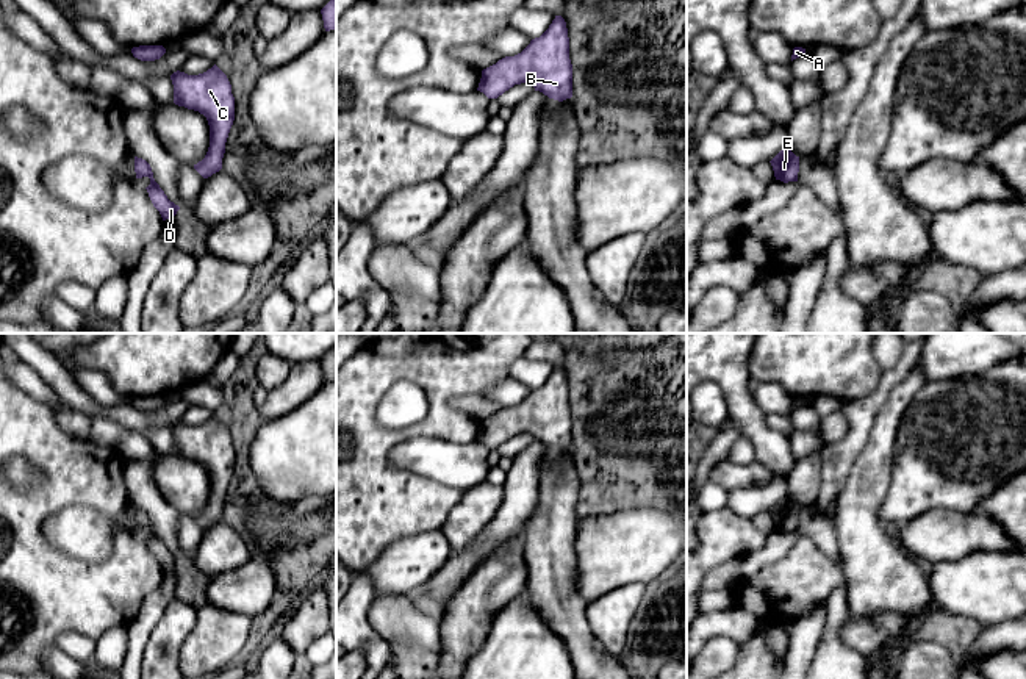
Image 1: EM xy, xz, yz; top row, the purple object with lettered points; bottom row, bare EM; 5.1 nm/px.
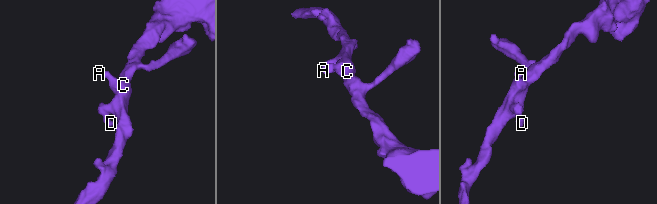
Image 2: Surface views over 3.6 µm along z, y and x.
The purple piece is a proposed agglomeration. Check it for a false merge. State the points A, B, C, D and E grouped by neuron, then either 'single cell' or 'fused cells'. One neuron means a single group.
groups A B C D E; single cell

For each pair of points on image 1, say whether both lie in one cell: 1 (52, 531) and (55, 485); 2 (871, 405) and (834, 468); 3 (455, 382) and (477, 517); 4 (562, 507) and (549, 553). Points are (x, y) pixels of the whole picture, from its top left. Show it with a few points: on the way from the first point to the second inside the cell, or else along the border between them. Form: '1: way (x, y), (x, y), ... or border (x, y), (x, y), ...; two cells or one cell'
1: border (89, 506), (53, 512), (43, 526), (44, 540); two cells
2: way (860, 421), (857, 437), (845, 452); one cell
3: border (463, 492), (443, 523); two cells
4: way (556, 518), (549, 542); one cell

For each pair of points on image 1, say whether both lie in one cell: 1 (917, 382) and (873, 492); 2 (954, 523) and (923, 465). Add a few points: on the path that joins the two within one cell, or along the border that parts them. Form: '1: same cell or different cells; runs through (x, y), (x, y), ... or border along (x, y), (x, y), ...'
1: same cell; runs through (893, 409), (873, 465)
2: different cells; border along (973, 510), (929, 509), (912, 520)

